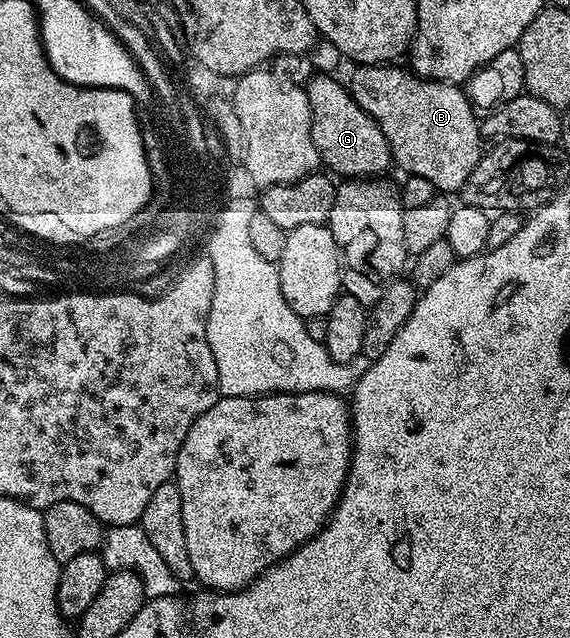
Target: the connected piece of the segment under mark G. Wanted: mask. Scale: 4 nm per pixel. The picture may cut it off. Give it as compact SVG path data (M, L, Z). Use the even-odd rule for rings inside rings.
M325 73L313 77L305 82L305 89L311 109L311 135L320 163L347 180L386 175L386 170L392 169L393 159L381 128L352 98L350 89L338 82L338 77Z

